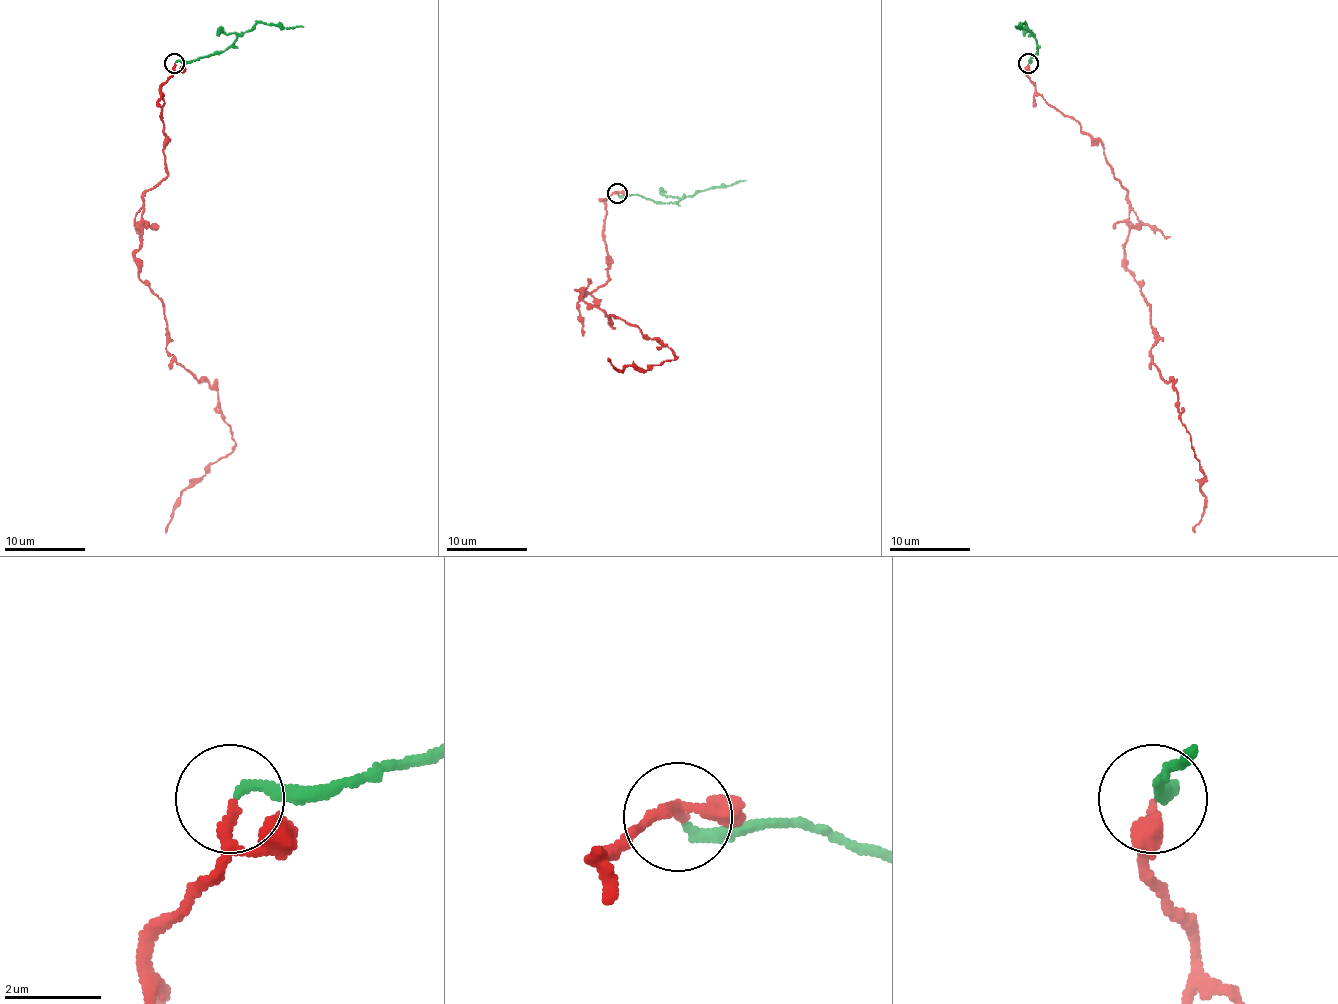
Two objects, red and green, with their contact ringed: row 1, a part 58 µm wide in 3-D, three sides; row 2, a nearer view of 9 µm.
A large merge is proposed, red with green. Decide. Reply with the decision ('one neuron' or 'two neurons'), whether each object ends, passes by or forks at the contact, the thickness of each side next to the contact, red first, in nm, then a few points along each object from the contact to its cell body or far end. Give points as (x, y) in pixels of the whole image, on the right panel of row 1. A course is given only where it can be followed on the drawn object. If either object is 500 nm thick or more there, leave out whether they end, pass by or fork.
one neuron; red passes by; green ends; calibres 140 and 220 nm; course red (1028, 63), (1034, 90), (1101, 144), (1125, 188), (1125, 265), (1204, 475), (1194, 533); course green (1028, 63), (1036, 53), (1036, 39), (1024, 23), (1020, 27), (1014, 25)

